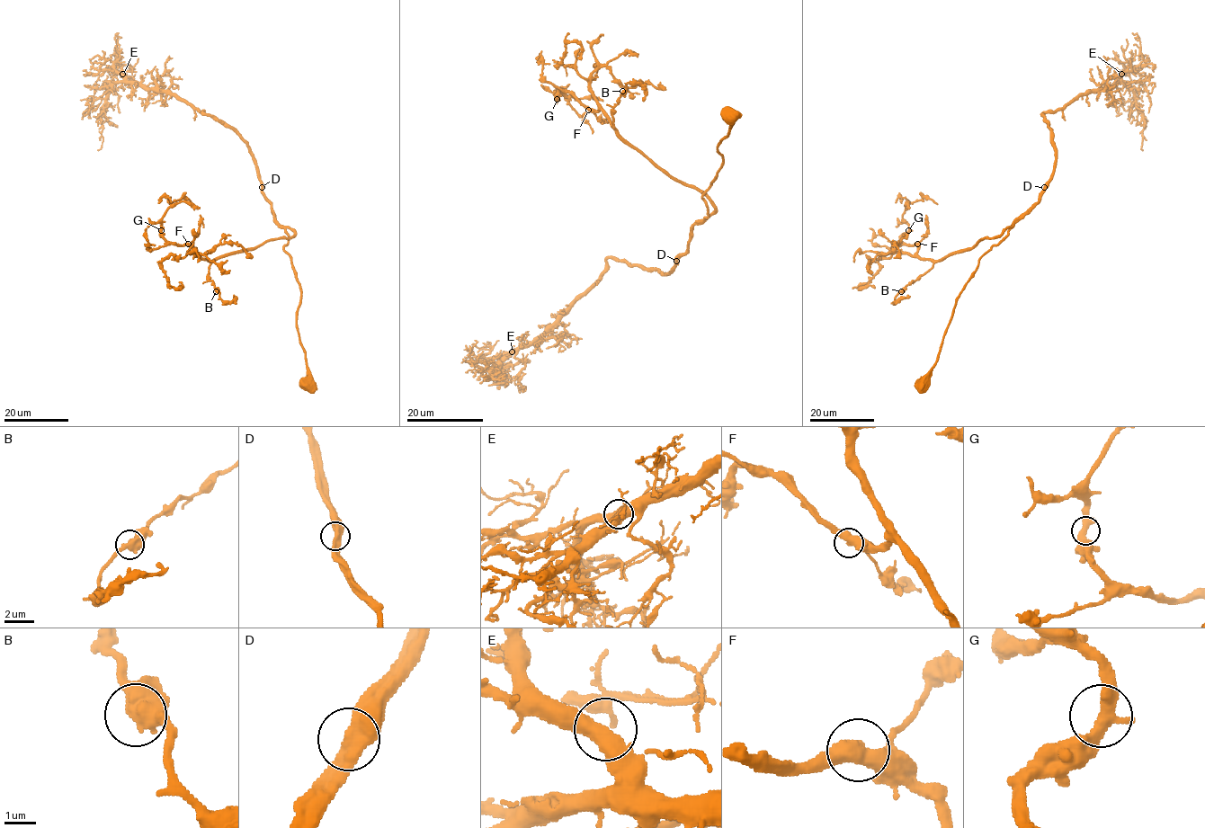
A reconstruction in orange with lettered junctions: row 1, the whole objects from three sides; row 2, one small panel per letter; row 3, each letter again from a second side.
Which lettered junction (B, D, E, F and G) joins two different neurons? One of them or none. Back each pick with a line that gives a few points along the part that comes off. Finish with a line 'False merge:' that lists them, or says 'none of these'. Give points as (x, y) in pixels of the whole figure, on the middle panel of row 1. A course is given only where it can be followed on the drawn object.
False merge: none of these

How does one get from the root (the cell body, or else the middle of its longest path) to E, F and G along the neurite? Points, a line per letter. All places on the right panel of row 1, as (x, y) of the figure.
E: (923, 384), (956, 298), (978, 260), (1039, 200), (1049, 179), (1056, 148), (1042, 115), (1107, 89), (1121, 74)
F: (923, 384), (956, 298), (978, 260), (1007, 235), (1009, 227), (937, 261), (922, 260), (917, 244)
G: (923, 384), (956, 298), (978, 260), (1009, 227), (937, 261), (922, 260), (914, 244), (903, 243), (908, 230)

